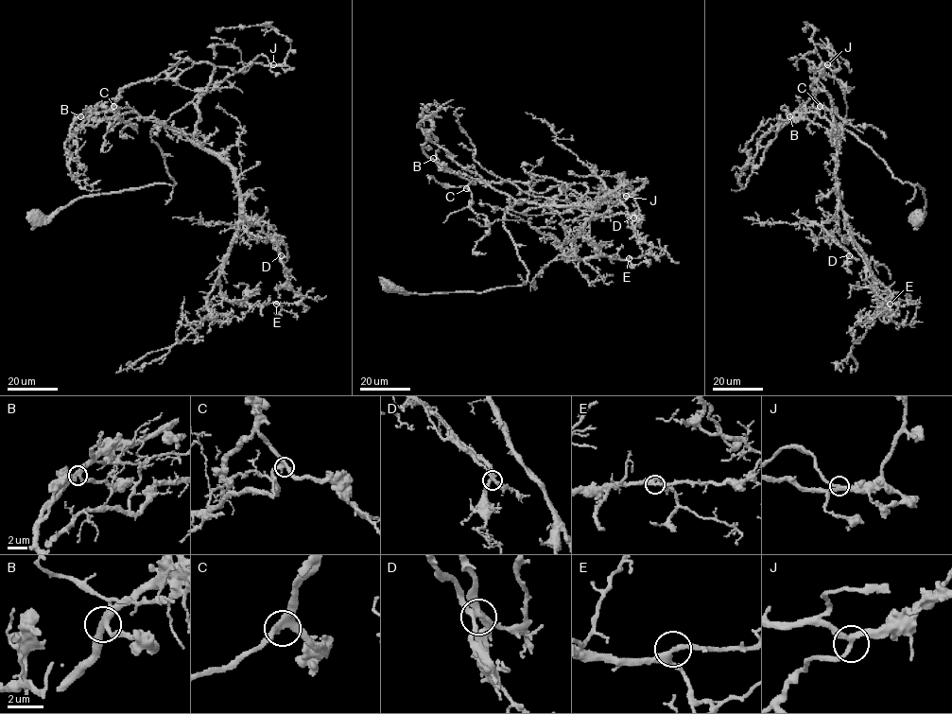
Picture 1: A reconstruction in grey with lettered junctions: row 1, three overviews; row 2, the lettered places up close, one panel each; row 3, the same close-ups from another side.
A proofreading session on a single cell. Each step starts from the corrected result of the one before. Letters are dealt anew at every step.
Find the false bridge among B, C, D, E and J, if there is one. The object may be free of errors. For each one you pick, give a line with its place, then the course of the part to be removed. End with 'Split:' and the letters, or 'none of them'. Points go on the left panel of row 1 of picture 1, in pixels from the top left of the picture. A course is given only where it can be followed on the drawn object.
Split: none of them

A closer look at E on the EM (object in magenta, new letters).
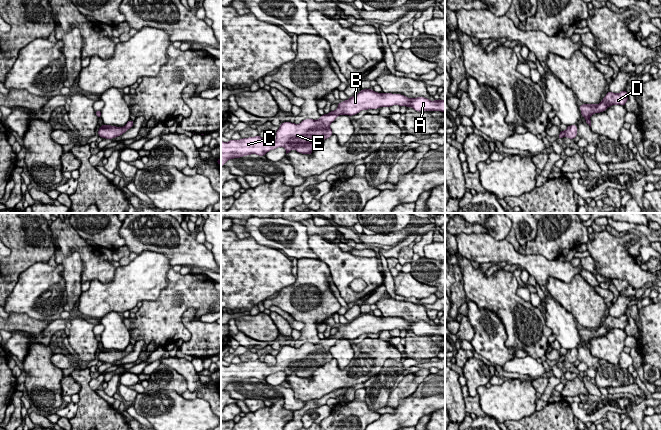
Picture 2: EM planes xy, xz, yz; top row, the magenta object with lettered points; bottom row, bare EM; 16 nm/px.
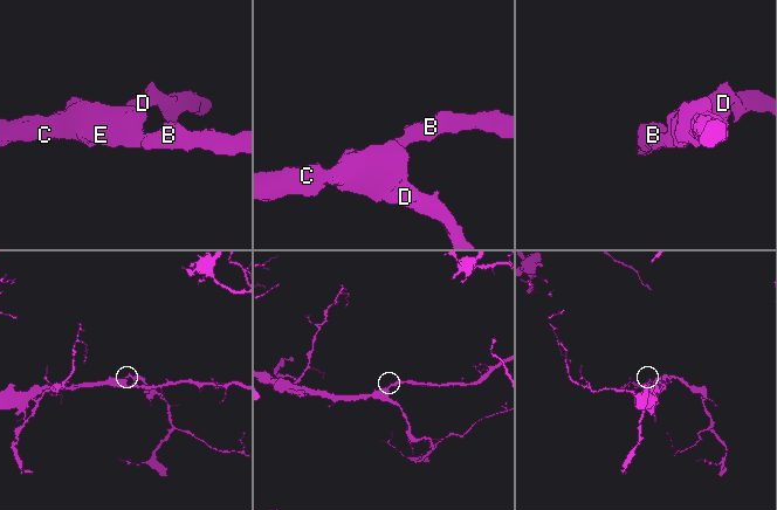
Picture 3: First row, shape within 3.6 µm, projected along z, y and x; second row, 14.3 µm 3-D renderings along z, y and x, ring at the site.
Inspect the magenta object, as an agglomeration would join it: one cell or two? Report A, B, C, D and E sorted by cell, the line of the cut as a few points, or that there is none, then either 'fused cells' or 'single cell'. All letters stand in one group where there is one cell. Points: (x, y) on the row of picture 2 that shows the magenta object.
A B C D E; no cut; single cell

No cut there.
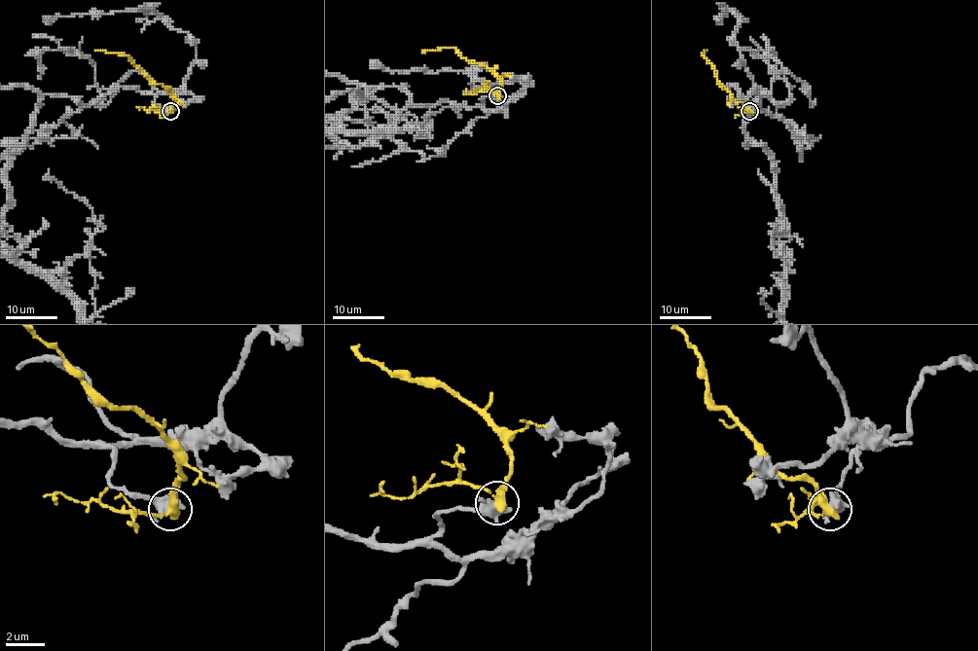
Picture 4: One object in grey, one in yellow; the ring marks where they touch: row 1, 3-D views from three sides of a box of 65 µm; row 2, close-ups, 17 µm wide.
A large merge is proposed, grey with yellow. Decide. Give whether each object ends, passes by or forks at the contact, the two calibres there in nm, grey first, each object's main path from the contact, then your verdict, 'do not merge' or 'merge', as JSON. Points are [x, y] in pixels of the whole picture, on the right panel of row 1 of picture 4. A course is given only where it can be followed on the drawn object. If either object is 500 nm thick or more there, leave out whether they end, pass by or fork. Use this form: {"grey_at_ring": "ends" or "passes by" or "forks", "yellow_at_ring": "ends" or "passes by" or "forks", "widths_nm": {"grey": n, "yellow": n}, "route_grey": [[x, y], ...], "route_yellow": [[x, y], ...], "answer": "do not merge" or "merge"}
{"widths_nm": {"grey": 750, "yellow": 400}, "route_grey": [[750, 110], [759, 89], [744, 132], [784, 246], [783, 215]], "route_yellow": [[750, 110], [719, 83], [716, 71], [701, 54], [706, 50]], "answer": "do not merge"}

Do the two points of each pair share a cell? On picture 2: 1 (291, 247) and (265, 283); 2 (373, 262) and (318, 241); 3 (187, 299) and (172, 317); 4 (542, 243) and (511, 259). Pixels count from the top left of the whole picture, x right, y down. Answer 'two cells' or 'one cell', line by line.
1: two cells
2: one cell
3: one cell
4: two cells

